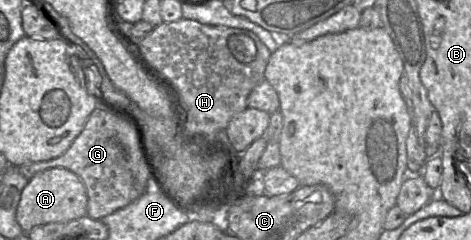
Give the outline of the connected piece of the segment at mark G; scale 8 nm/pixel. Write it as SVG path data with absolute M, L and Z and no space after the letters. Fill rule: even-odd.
M97 105L81 132L63 154L50 160L21 165L18 171L26 179L51 168L65 168L73 172L81 179L86 190L86 215L92 219L102 219L127 206L146 190L146 187L141 187L131 174L126 155L116 137L115 123L116 117Z

